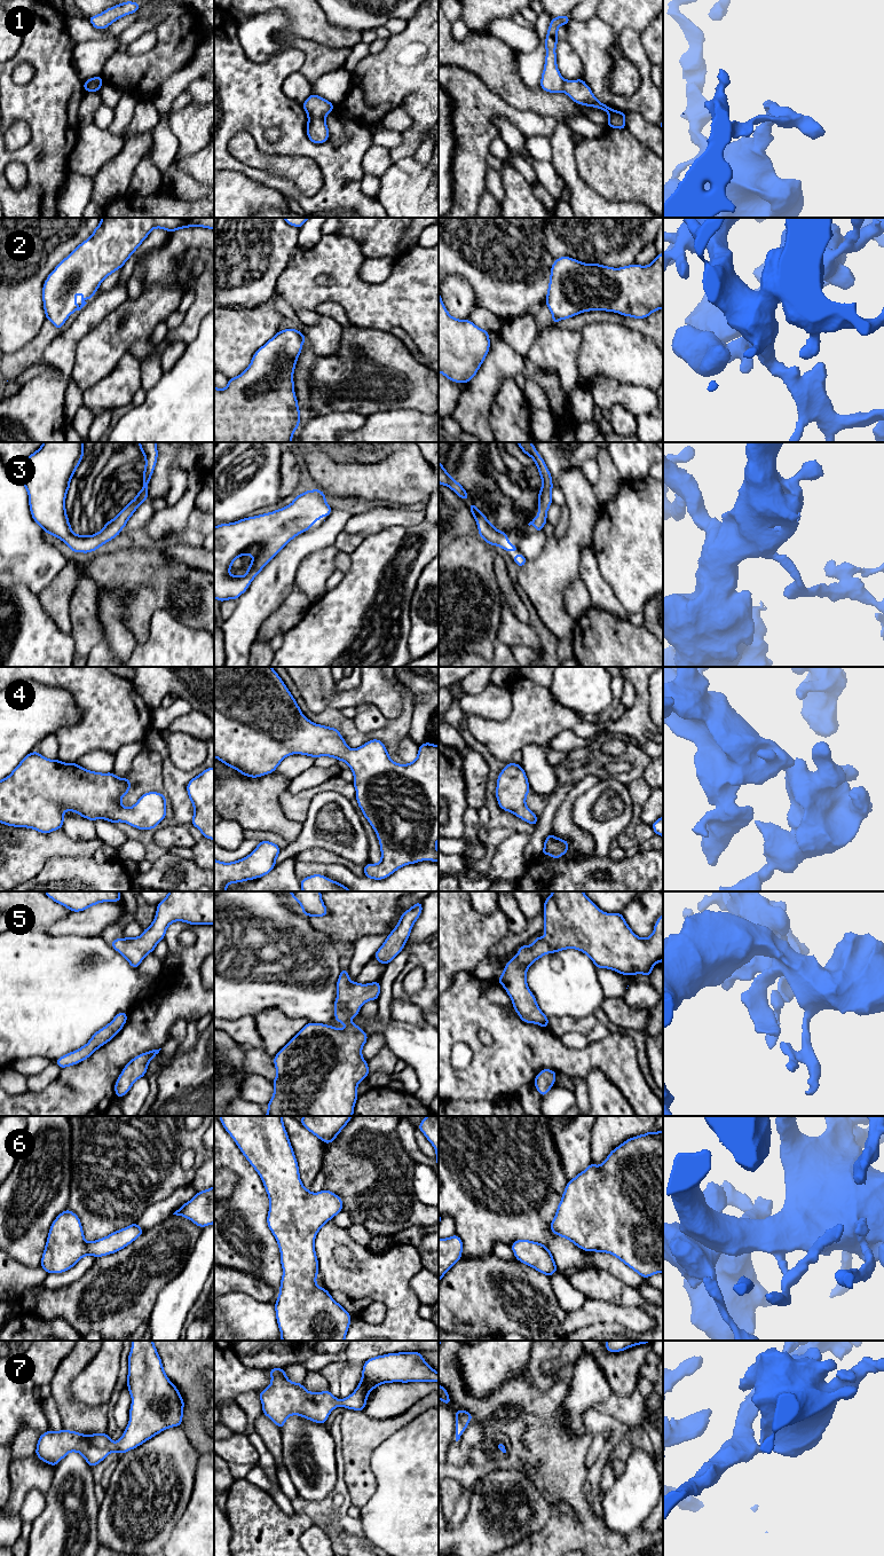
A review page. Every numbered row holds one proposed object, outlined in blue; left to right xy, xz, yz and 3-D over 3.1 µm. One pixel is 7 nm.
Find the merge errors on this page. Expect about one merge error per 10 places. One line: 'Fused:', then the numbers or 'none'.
Fused: 1

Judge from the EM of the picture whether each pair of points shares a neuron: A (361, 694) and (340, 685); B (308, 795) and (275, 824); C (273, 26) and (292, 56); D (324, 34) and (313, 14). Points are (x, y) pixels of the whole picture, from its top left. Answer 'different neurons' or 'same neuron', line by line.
A: different neurons
B: different neurons
C: different neurons
D: same neuron

